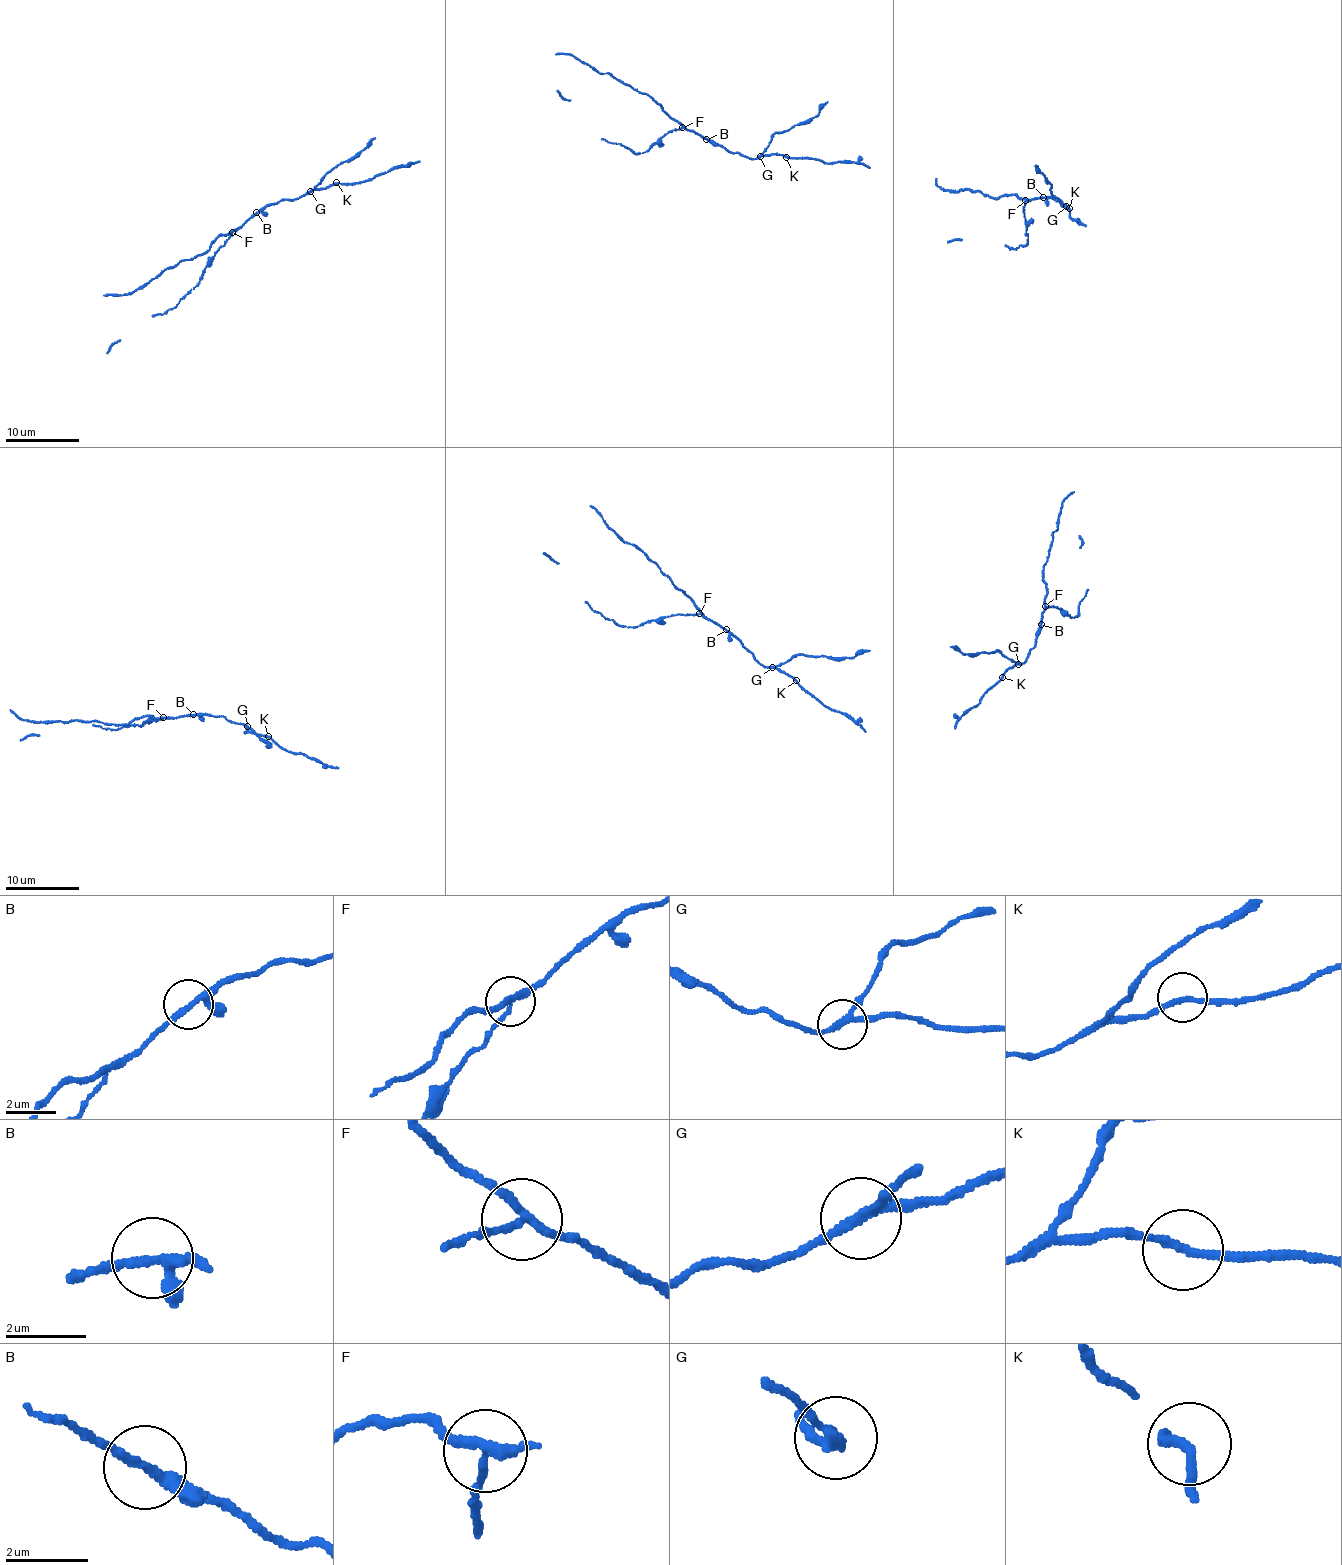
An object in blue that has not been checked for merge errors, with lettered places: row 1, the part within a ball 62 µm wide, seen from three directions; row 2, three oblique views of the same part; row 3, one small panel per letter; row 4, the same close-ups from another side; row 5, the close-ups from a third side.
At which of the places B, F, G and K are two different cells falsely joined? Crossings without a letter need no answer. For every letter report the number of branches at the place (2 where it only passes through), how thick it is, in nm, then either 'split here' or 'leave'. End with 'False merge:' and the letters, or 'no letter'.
B: branches 3; calibre 200 nm; leave
F: branches 3; calibre 190 nm; split here
G: branches 3; calibre 200 nm; split here
K: branches 2; calibre 190 nm; leave
False merge: F, G

